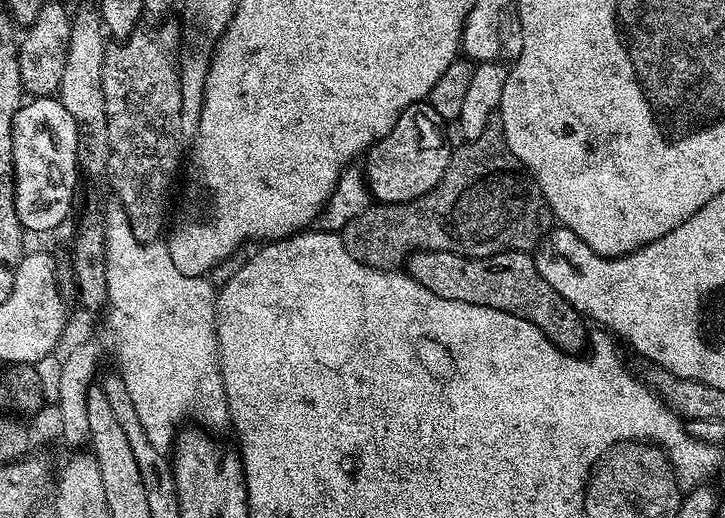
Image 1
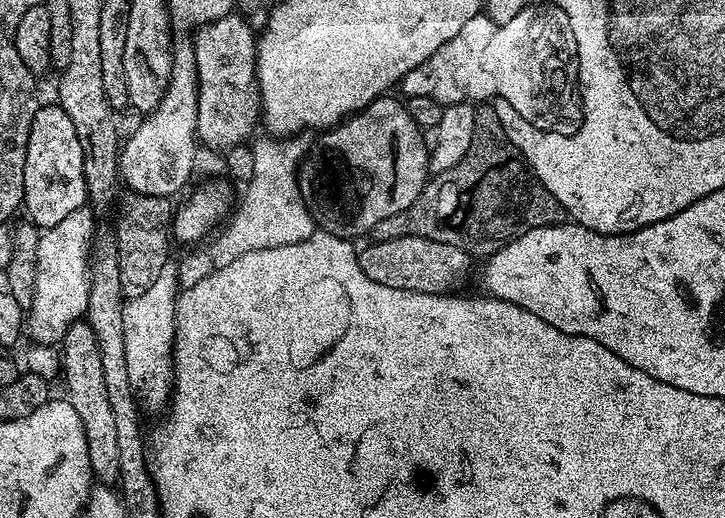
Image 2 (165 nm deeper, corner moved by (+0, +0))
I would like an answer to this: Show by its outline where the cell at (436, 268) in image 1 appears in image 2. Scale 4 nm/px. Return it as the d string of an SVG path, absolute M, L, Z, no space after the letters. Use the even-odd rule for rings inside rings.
M421 236L368 242L364 249L359 249L358 255L362 274L366 274L366 278L382 282L382 286L394 286L394 290L414 290L435 296L451 293L455 284L460 284L467 278L468 271L474 264L473 257L458 250L458 246L434 242Z

